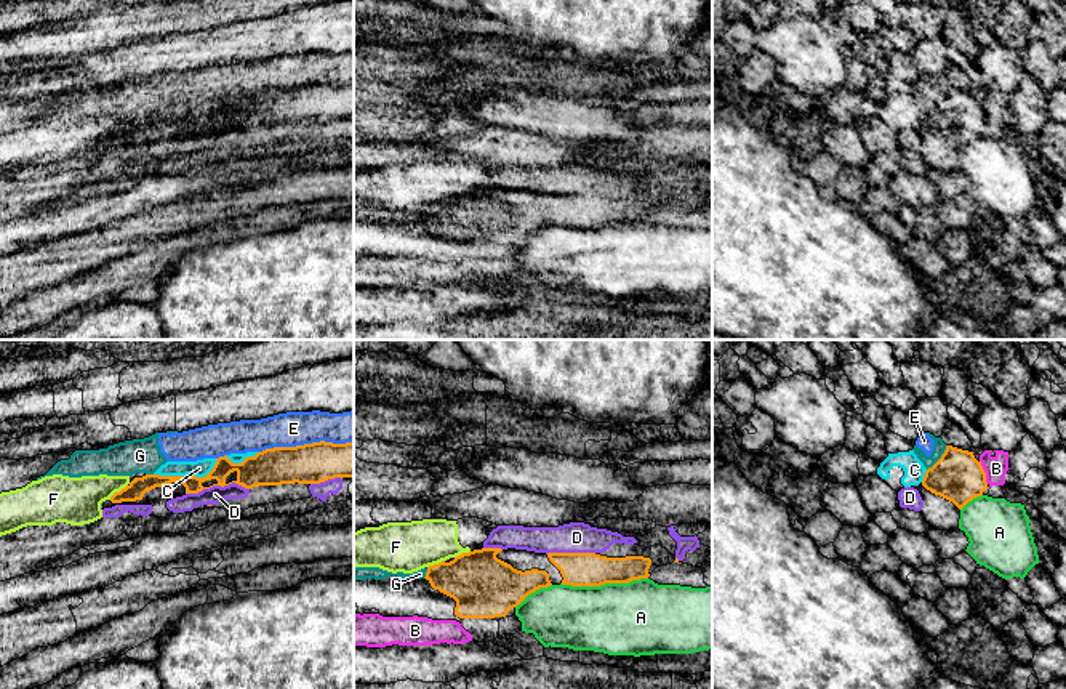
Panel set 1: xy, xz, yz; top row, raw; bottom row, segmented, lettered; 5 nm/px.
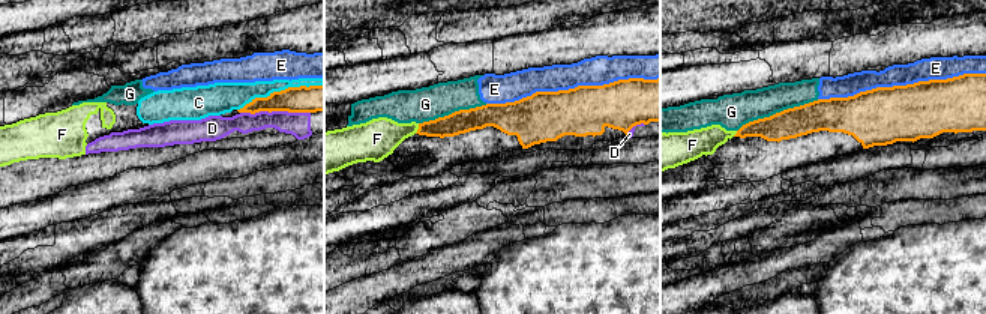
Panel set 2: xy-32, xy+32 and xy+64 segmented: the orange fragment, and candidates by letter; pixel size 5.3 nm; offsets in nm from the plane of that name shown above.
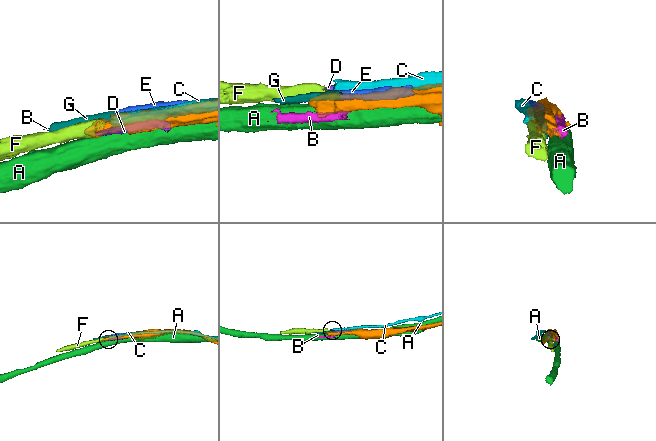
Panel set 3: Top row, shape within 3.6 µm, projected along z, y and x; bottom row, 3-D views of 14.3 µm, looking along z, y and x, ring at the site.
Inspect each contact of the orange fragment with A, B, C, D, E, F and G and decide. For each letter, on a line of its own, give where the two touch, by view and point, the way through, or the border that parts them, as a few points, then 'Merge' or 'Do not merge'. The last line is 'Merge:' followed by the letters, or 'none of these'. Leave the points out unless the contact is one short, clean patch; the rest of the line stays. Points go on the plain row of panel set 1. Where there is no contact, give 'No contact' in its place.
A: Touches orange at xz (604, 225). Do not merge
B: Touches orange at yz (983, 112). Do not merge
C: Touches orange at xy (188, 116). Do not merge
D: Touches orange at xy (216, 125). Do not merge
E: Touches orange at xy (304, 85). Do not merge
F: Touches orange at xy (120, 132). Boundary: xy (130, 124), (109, 140). Do not merge
G: Touches orange at yz (940, 100). Do not merge
Merge: none of these

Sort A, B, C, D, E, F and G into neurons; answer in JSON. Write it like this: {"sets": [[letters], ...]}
{"sets": [["A"], ["B"], ["C", "F"], ["D"], ["E", "G"]]}

